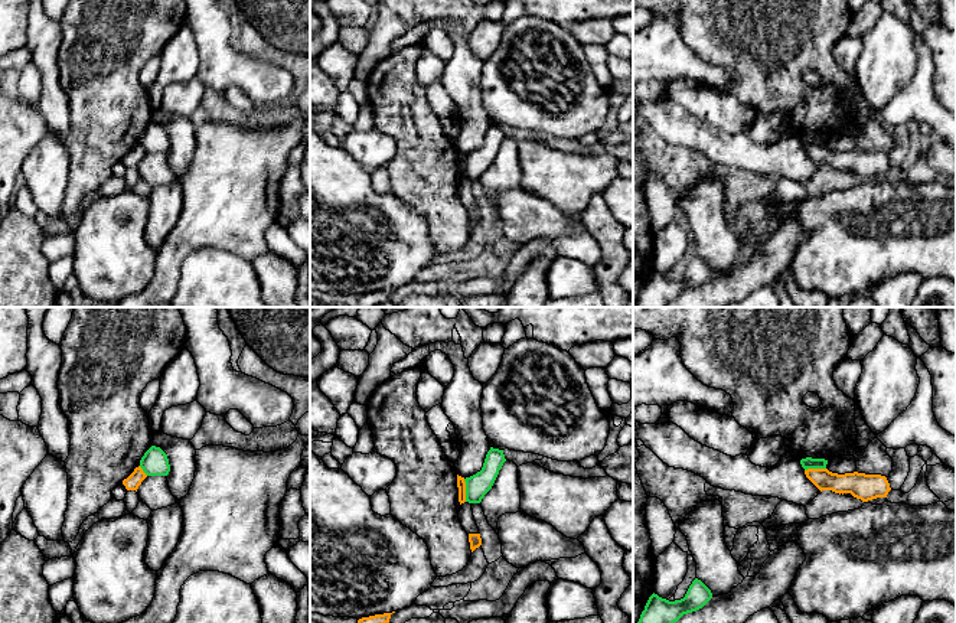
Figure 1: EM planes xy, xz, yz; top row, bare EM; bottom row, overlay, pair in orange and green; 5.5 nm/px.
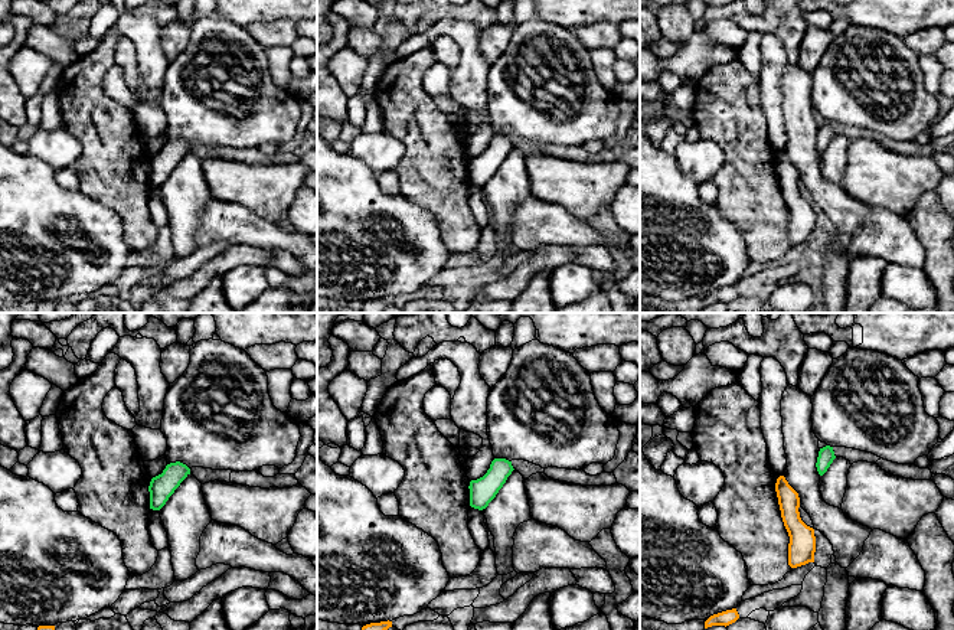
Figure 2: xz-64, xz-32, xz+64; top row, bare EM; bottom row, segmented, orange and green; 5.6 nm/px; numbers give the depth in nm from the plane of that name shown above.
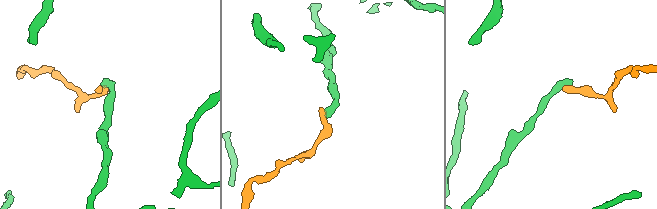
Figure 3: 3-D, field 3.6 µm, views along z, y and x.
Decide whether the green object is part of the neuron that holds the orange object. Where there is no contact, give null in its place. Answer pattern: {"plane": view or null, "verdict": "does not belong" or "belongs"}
{"plane": "xz", "verdict": "does not belong"}

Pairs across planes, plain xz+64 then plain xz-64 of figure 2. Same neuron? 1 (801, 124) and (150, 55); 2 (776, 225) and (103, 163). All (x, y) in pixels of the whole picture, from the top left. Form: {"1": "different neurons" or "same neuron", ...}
{"1": "same neuron", "2": "same neuron"}

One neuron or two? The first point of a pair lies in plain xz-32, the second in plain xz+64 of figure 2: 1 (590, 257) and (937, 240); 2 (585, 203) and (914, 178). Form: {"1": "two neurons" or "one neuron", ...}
{"1": "two neurons", "2": "one neuron"}

